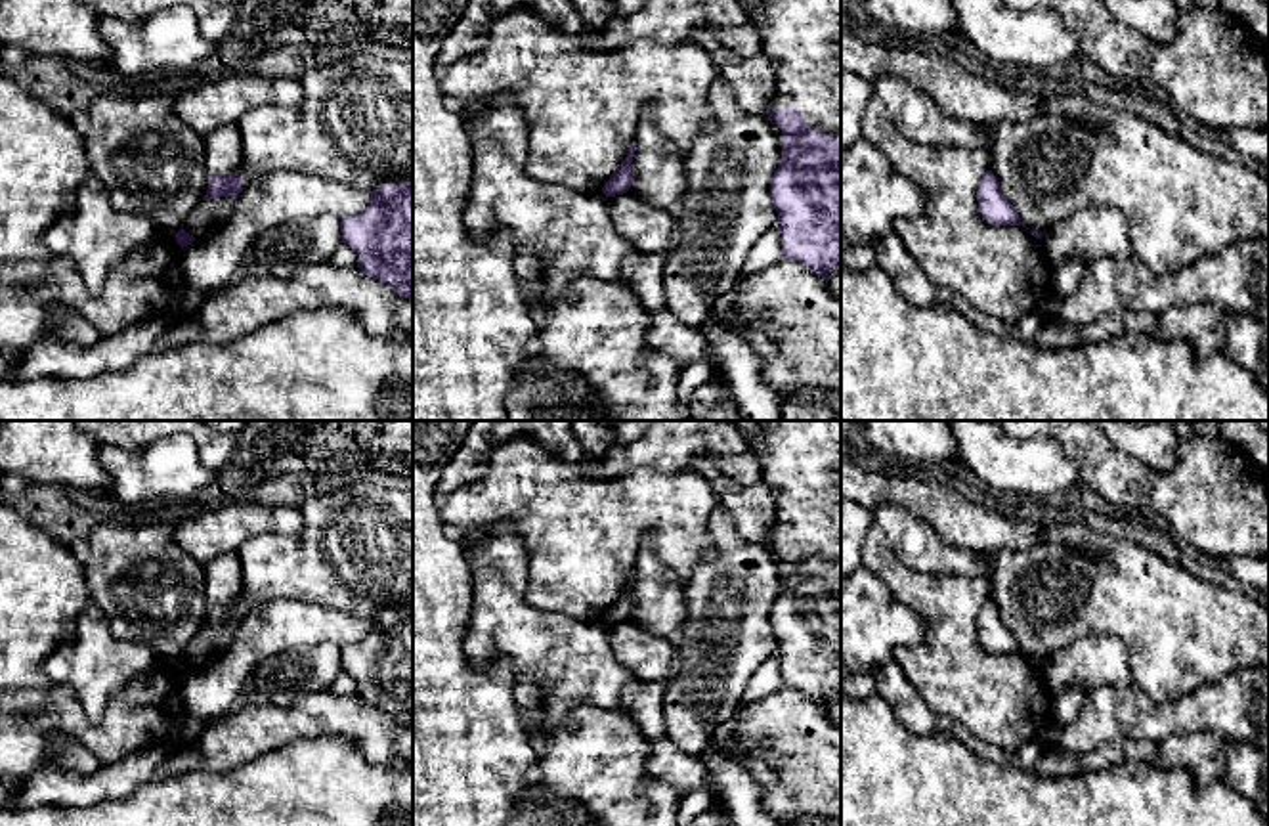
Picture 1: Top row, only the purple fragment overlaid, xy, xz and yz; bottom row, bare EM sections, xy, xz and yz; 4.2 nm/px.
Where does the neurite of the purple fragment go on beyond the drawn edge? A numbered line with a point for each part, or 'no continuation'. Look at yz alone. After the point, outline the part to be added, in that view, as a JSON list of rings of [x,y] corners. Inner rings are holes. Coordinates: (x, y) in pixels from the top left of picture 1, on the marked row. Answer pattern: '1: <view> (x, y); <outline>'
no continuation

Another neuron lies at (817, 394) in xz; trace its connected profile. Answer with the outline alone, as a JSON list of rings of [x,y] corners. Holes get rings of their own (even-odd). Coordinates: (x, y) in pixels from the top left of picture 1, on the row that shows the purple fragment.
[[[799,386],[799,388],[787,388],[785,394],[789,398],[797,398],[803,402],[826,403],[833,407],[837,413],[841,413],[841,394],[839,392],[824,390],[820,386]]]

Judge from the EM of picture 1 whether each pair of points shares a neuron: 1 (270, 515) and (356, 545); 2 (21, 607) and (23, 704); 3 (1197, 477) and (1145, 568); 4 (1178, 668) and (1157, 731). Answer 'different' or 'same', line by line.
1: different
2: different
3: different
4: different

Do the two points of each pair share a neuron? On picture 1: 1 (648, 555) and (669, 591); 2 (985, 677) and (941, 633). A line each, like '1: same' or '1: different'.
1: same
2: same

